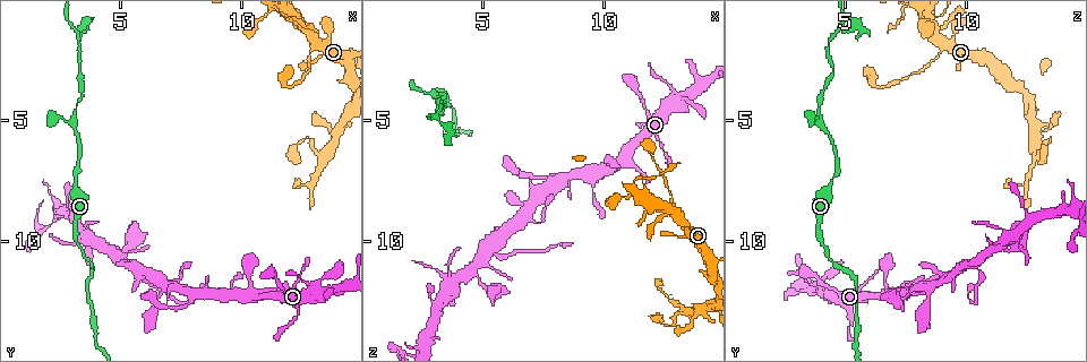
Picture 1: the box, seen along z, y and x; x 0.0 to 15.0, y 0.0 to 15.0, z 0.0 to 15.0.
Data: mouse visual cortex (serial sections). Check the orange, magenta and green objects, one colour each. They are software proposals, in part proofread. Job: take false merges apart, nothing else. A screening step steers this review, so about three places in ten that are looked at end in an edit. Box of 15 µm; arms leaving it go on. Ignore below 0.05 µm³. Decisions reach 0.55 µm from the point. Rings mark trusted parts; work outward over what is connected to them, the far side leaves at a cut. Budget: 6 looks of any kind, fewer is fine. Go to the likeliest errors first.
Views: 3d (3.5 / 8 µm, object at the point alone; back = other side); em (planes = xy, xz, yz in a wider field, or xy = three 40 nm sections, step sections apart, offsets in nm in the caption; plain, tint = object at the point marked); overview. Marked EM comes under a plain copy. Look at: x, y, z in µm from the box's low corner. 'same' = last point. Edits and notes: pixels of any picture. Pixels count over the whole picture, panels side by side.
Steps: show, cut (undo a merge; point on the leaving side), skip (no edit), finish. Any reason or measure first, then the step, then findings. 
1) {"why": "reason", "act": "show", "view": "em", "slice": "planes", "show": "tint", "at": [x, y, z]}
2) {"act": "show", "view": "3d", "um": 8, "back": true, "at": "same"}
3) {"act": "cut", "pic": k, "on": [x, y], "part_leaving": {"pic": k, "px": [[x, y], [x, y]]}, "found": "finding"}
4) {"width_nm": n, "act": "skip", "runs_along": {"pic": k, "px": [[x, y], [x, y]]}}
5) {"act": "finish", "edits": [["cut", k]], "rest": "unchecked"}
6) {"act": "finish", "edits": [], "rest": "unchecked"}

{"why": "small branch off a trunk", "act": "show", "view": "3d", "um": 3.5, "at": [13.0, 1.8, 9.1]}

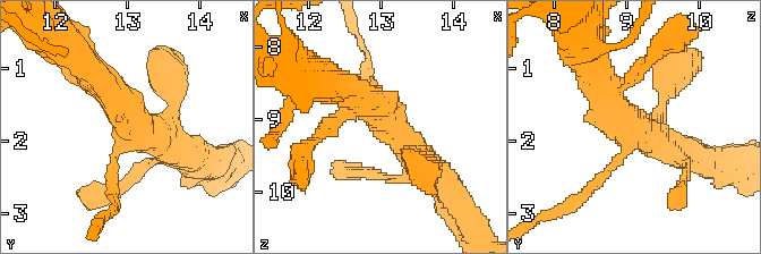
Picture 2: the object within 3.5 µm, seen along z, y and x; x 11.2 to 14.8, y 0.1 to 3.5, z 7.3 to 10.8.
{"arms": 3, "arm_widths_nm": [150, 450, 450], "why": "shape alone is not enough", "act": "show", "view": "em", "slice": "xy", "step": 3, "show": "tint", "at": [13.05, 1.80, 9.05]}

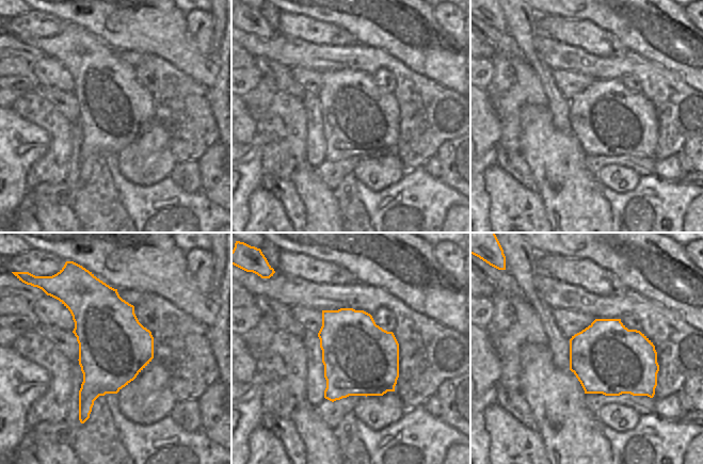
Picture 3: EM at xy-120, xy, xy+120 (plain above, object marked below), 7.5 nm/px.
{"act": "show", "view": "em", "slice": "xy", "step": 2, "show": "tint", "at": "same"}

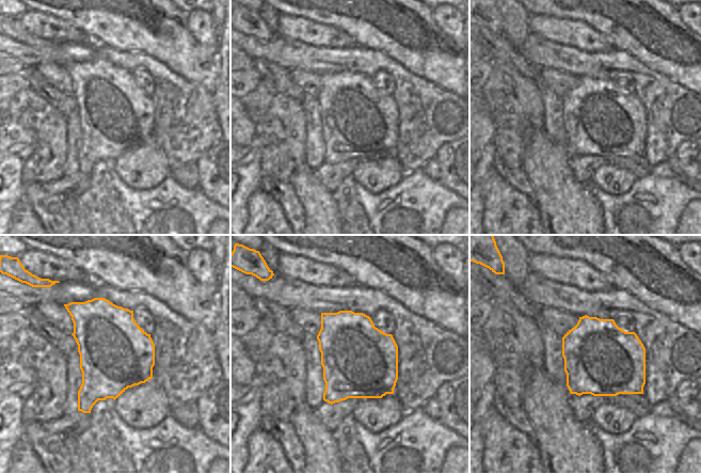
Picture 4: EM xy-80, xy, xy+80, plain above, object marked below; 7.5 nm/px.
{"act": "skip", "found": "all the same cell"}

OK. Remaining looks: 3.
{"why": "side arm on a straight run", "act": "show", "view": "3d", "um": 3.5, "back": true, "at": [5.2, 11.0, 10.3]}

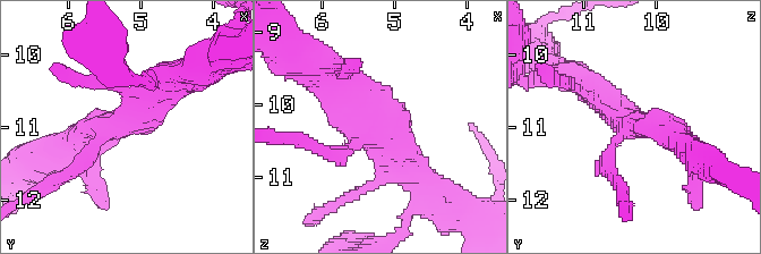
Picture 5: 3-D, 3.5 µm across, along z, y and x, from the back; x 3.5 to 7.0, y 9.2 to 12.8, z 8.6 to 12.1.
{"arms": 3, "arm_widths_nm": [200, 400, 400], "act": "show", "view": "em", "slice": "xy", "step": 2, "show": "tint", "at": [5.30, 10.95, 10.25]}

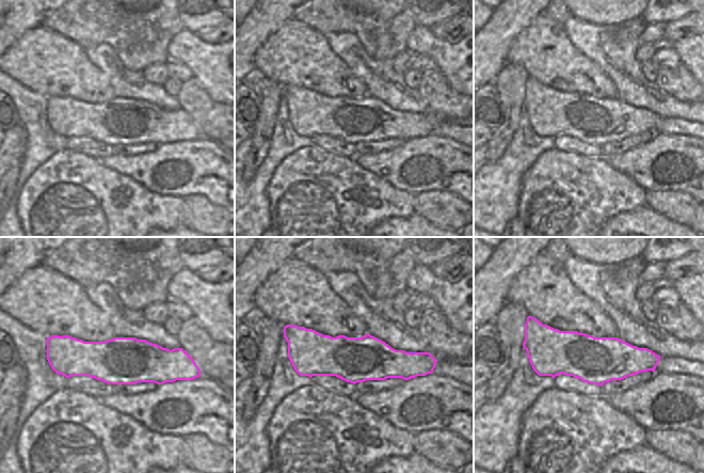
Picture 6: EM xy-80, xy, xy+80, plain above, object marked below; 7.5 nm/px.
{"act": "cut", "pic": 5, "on": [327, 154], "part_leaving": {"pic": 5, "px": [[351, 146], [324, 153], [285, 138]]}, "found": "a second cell is stuck on"}

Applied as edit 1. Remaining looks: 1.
{"act": "finish", "edits": [["cut", 5]], "rest": "unchecked"}

